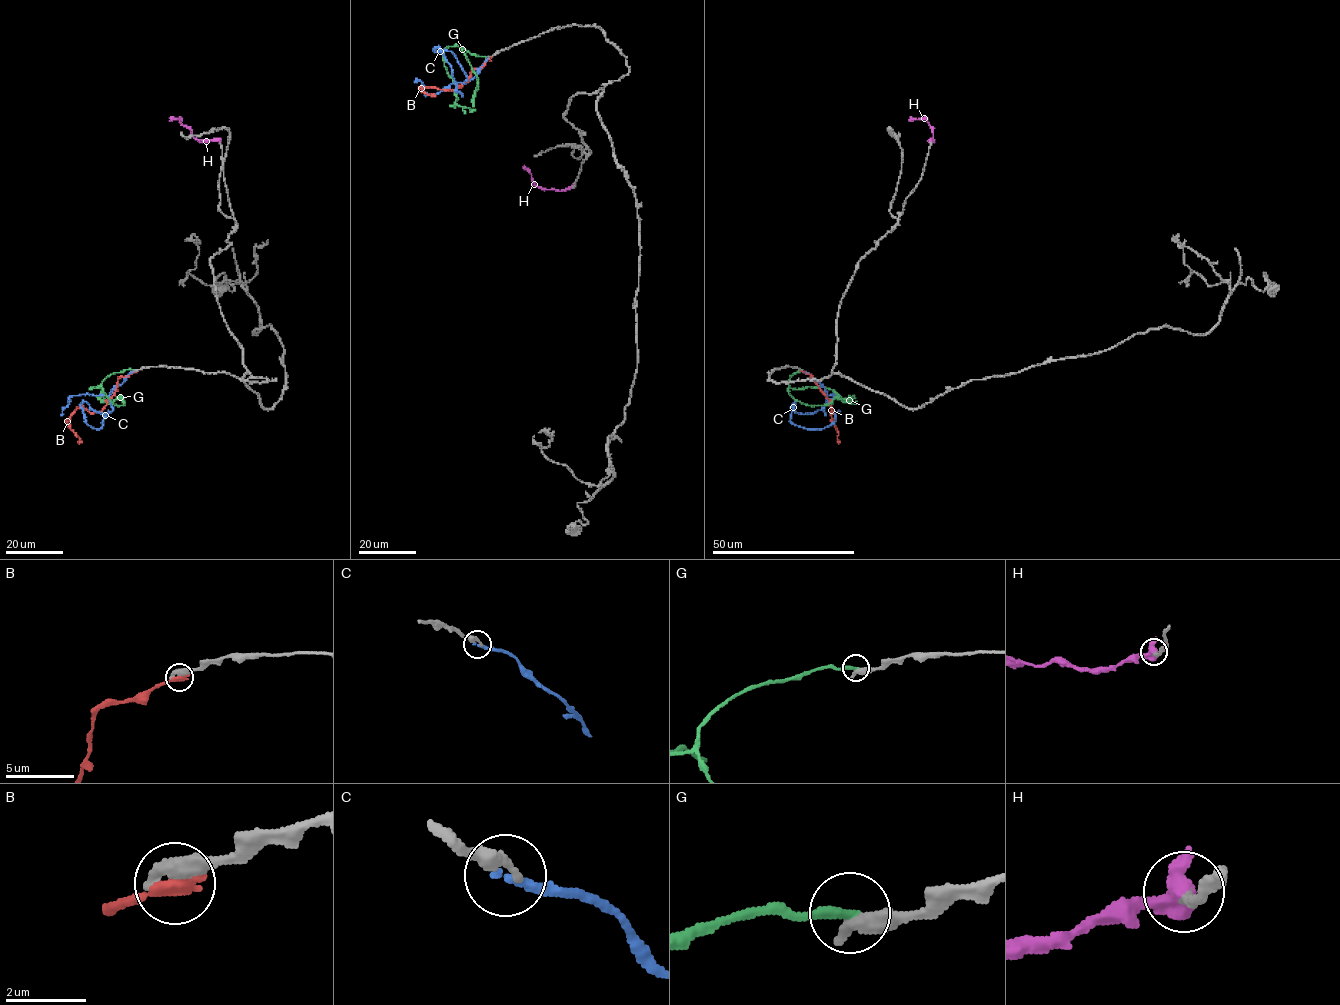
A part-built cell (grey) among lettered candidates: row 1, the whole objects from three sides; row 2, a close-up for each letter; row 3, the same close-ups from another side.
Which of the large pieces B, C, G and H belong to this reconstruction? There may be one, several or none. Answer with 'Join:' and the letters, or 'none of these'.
Join: H

